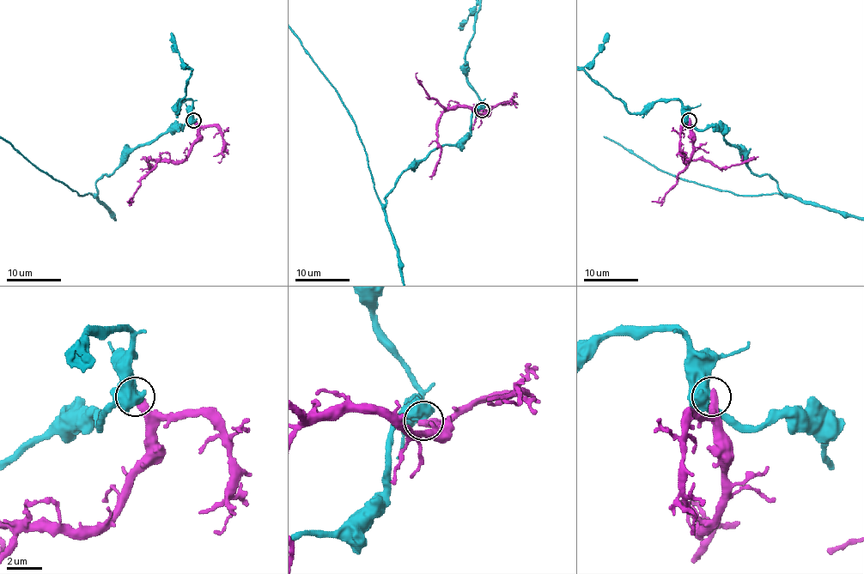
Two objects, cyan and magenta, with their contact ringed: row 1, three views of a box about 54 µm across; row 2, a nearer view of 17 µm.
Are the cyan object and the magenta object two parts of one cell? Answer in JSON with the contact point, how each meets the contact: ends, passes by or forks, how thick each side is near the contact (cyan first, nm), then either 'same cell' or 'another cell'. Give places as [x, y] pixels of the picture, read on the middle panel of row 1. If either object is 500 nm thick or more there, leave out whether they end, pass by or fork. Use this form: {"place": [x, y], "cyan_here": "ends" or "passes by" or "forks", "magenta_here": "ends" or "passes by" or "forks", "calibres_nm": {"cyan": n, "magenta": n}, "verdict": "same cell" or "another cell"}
{"place": [482, 110], "calibres_nm": {"cyan": 950, "magenta": 550}, "verdict": "another cell"}

